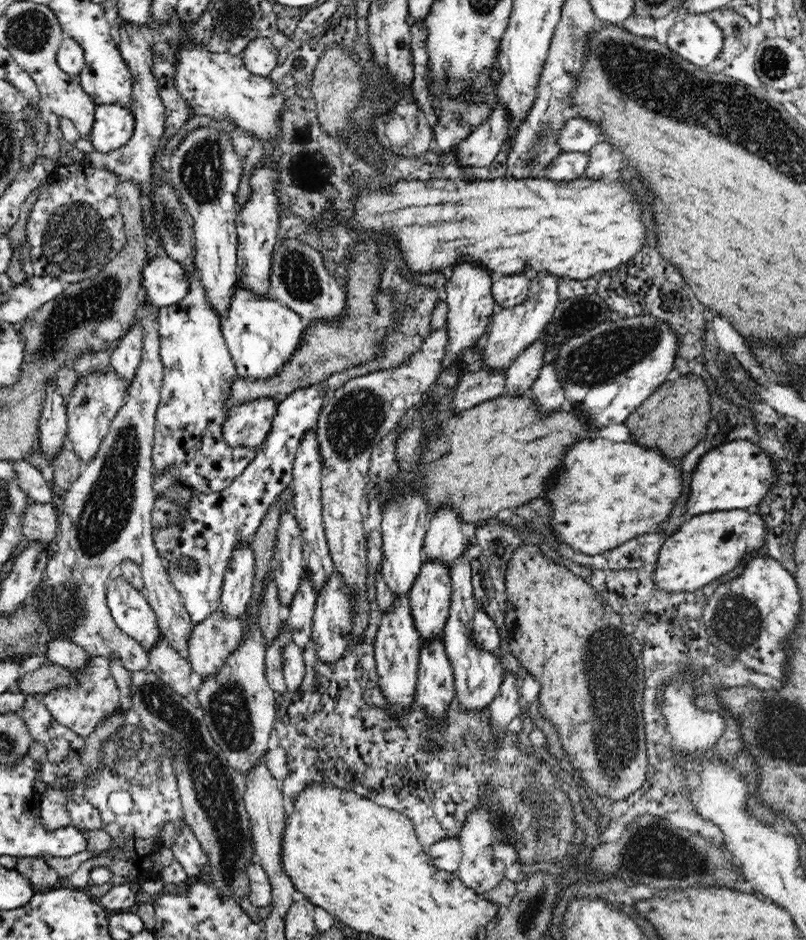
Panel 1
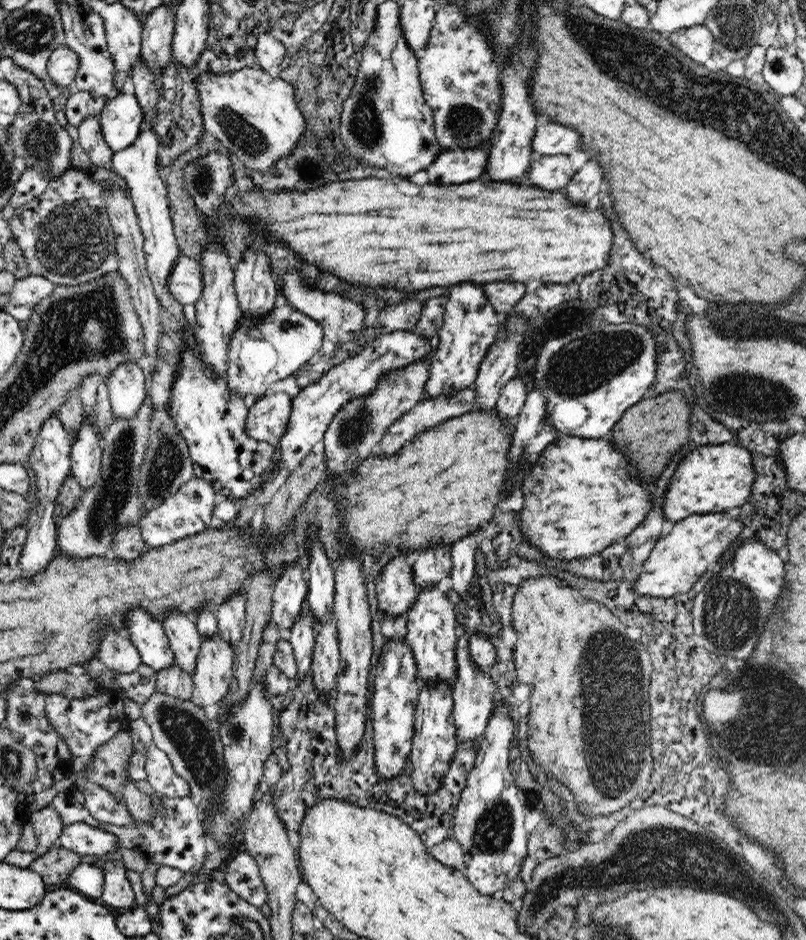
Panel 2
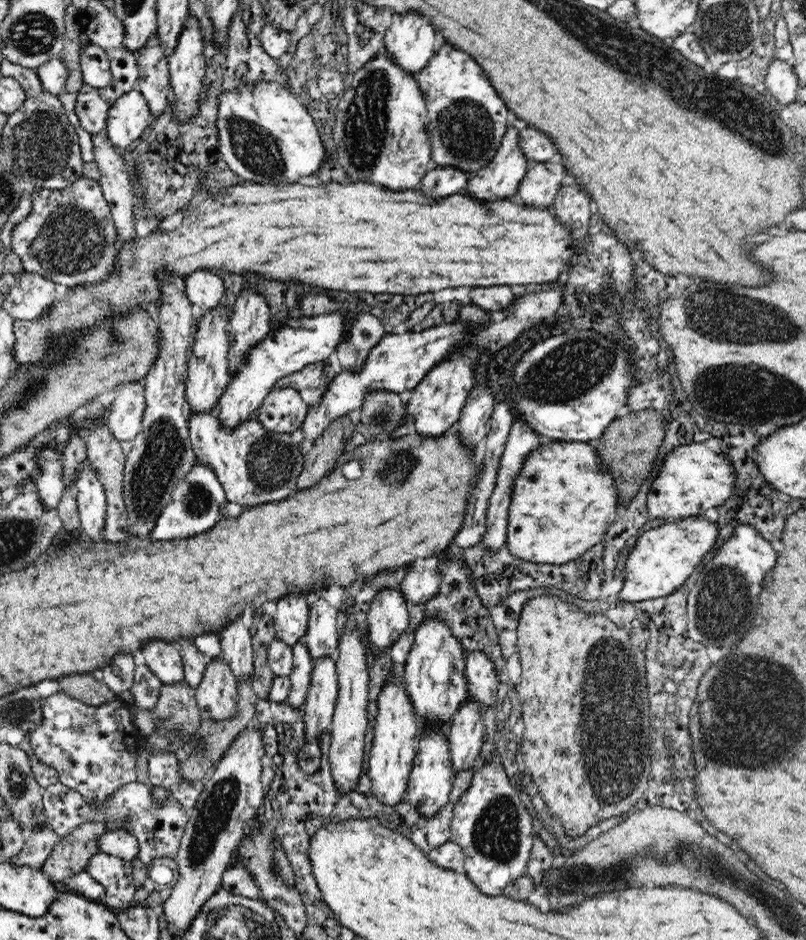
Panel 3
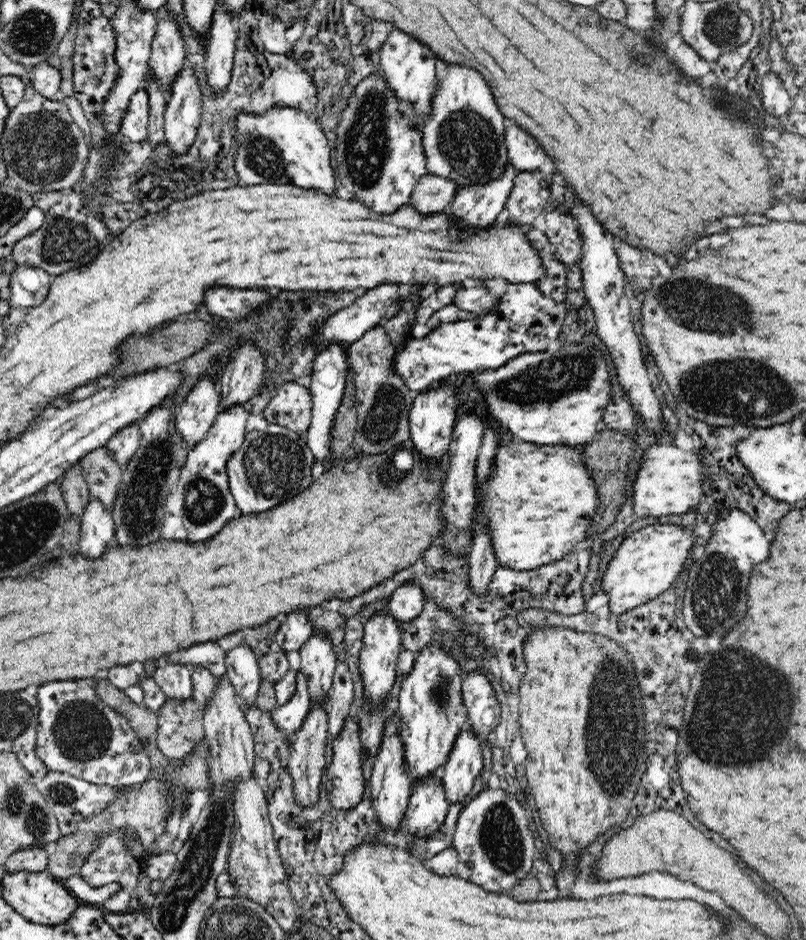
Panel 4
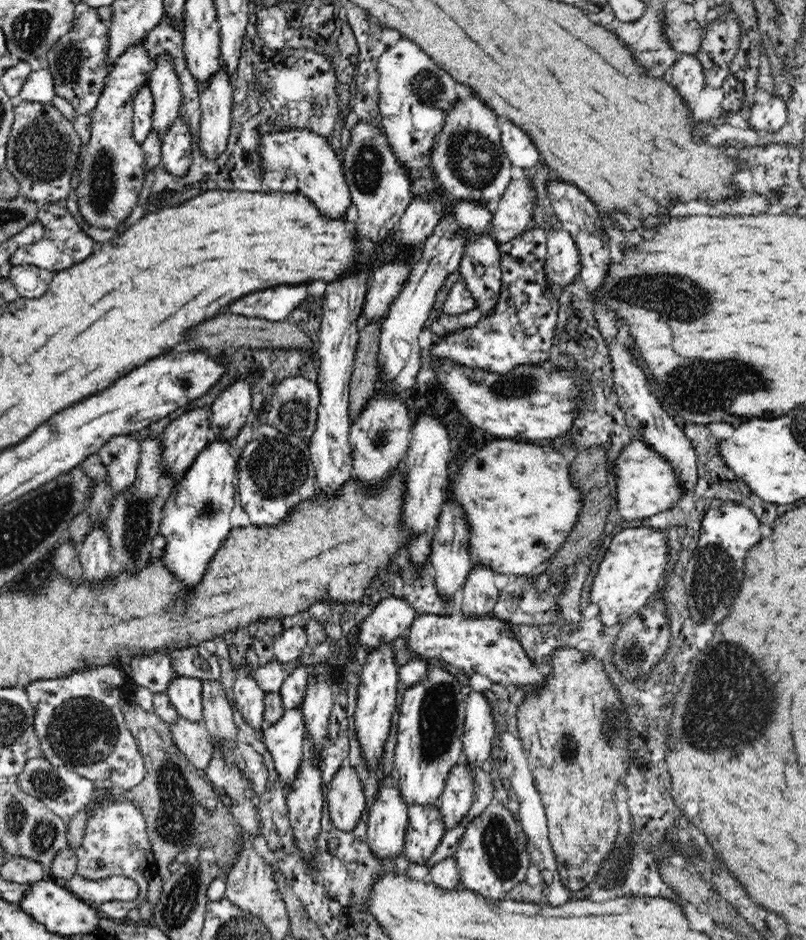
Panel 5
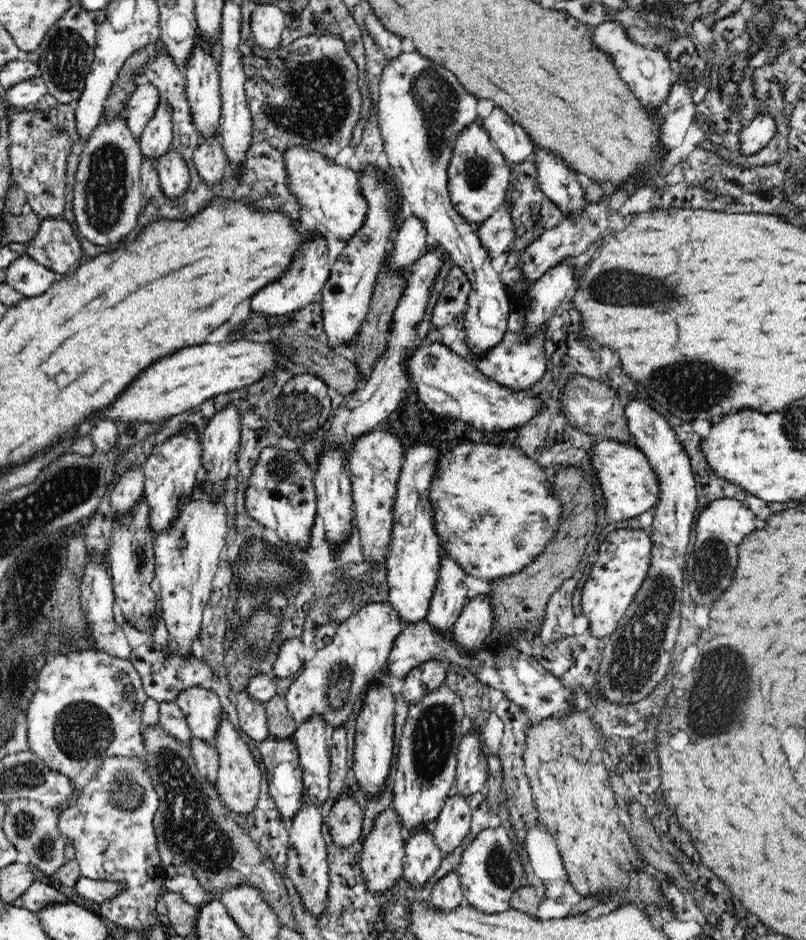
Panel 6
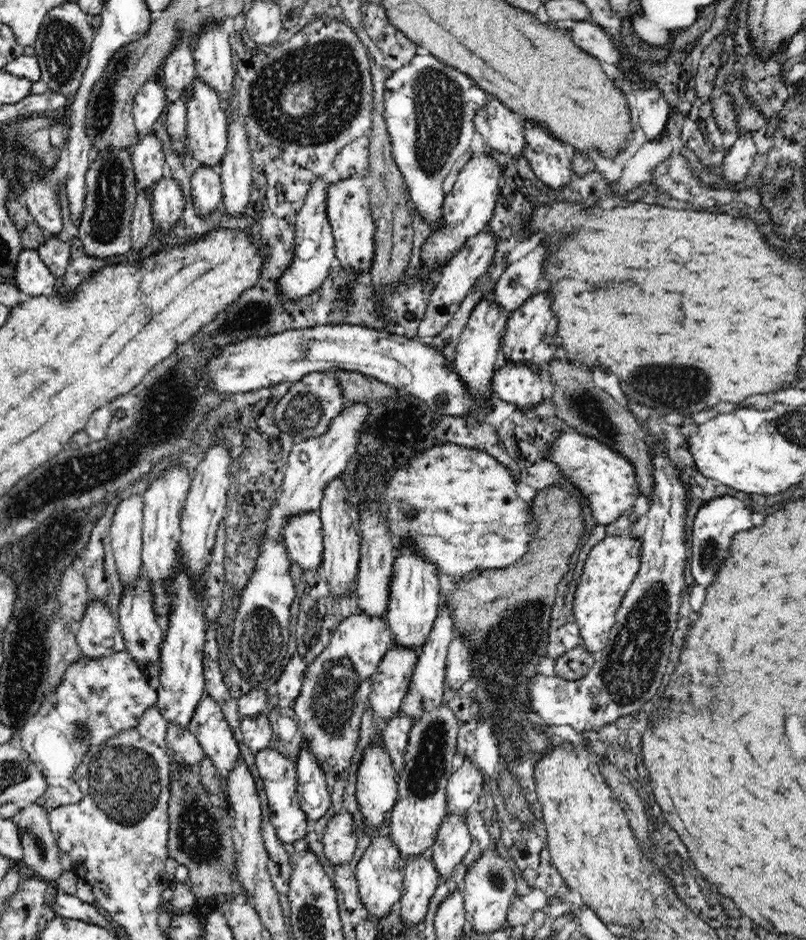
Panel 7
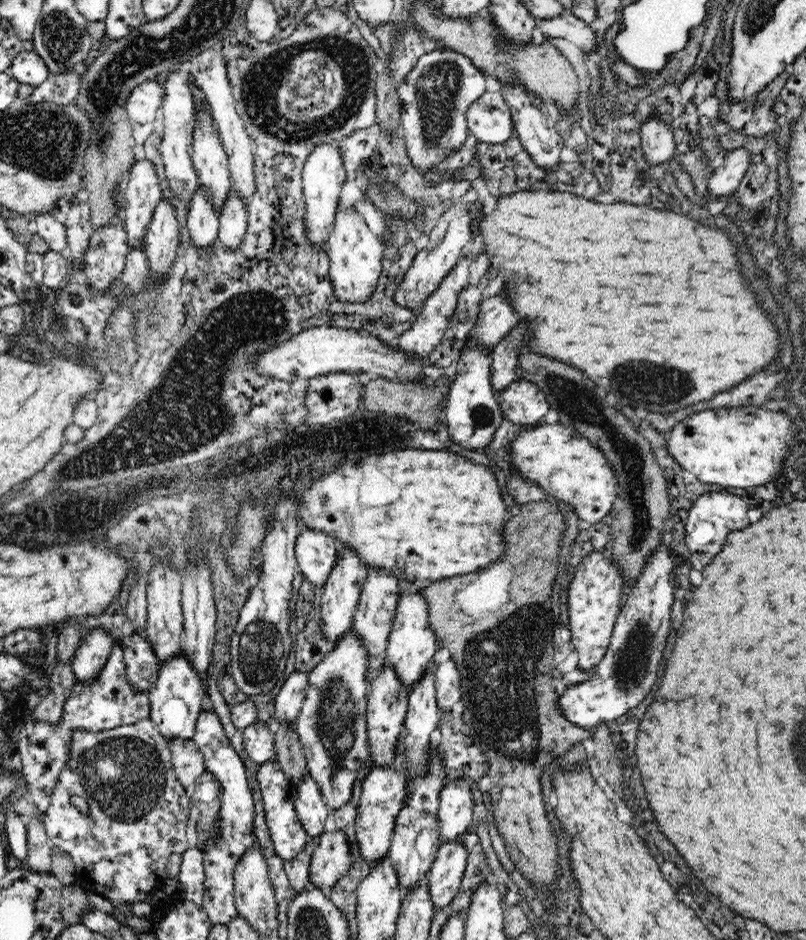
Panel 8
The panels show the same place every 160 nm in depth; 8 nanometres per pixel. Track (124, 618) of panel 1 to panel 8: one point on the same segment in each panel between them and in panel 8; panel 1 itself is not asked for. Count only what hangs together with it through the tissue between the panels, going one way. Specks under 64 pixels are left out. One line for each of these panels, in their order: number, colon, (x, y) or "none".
2: (147, 633)
3: (164, 661)
4: (175, 679)
5: (185, 693)
6: (202, 709)
7: (208, 725)
8: (235, 836)

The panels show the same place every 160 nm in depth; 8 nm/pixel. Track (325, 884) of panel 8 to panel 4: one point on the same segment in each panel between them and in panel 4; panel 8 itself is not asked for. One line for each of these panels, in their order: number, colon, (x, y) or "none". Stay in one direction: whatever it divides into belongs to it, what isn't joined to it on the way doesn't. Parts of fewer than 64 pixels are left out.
4: (343, 780)
5: (345, 800)
6: (344, 821)
7: (340, 839)

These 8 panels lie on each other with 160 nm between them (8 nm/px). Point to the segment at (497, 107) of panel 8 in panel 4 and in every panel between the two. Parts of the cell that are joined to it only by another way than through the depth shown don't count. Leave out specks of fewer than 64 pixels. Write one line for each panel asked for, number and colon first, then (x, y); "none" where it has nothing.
4: (523, 151)
5: (521, 151)
6: (510, 139)
7: (502, 130)

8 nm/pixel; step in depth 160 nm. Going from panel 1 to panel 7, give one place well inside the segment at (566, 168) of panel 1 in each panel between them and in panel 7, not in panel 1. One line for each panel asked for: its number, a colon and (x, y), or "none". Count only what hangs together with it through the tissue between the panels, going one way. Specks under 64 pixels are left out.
2: (552, 173)
3: (539, 187)
4: (531, 194)
5: (512, 214)
6: (497, 231)
7: (458, 276)

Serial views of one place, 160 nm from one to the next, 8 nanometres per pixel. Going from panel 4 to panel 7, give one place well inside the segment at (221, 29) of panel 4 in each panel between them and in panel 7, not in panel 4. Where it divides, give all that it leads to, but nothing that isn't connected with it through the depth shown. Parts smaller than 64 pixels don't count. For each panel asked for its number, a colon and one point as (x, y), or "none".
5: (216, 98)
6: (209, 158)
7: (206, 186)

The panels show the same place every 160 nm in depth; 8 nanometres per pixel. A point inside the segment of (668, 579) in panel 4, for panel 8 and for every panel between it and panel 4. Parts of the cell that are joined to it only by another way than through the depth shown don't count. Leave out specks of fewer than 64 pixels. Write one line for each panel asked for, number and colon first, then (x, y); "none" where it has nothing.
5: (633, 569)
6: (624, 555)
7: (612, 565)
8: (594, 596)

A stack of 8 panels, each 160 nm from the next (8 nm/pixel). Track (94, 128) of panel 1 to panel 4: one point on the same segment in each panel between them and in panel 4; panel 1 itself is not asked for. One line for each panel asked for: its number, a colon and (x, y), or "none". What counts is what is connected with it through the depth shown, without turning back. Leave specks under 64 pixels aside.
2: (121, 119)
3: (129, 116)
4: (134, 126)

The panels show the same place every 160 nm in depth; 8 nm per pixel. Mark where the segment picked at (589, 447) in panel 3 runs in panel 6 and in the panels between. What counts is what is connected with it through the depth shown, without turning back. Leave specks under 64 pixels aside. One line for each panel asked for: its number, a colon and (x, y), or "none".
4: (538, 502)
5: (520, 503)
6: (494, 510)

